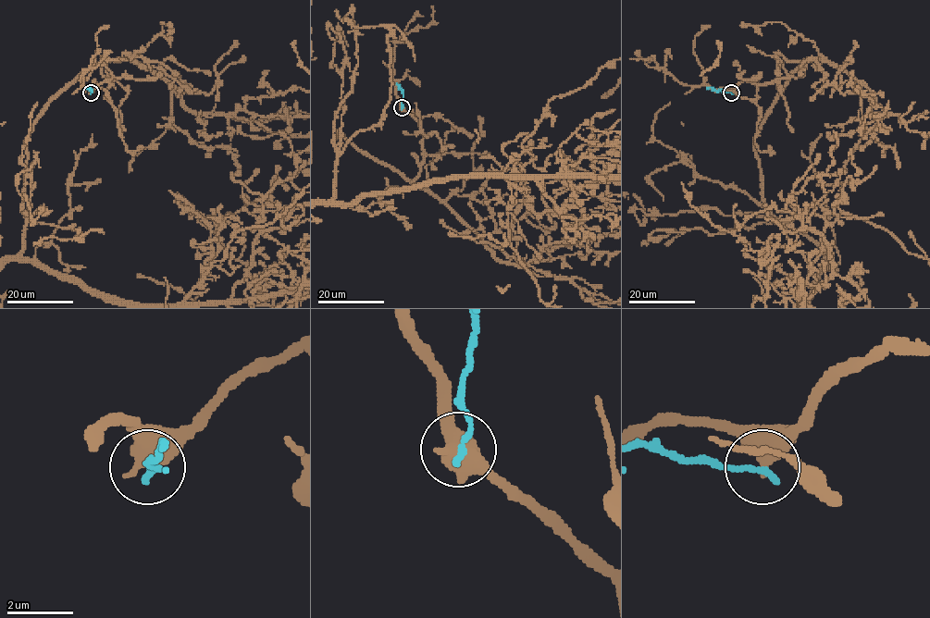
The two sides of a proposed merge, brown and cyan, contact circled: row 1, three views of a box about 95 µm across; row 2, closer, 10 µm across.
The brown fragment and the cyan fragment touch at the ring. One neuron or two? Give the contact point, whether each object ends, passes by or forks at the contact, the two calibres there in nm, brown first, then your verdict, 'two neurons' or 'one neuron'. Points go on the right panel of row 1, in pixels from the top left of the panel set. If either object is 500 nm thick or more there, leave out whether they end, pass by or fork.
(731, 92) | 600/220 nm | two neurons

